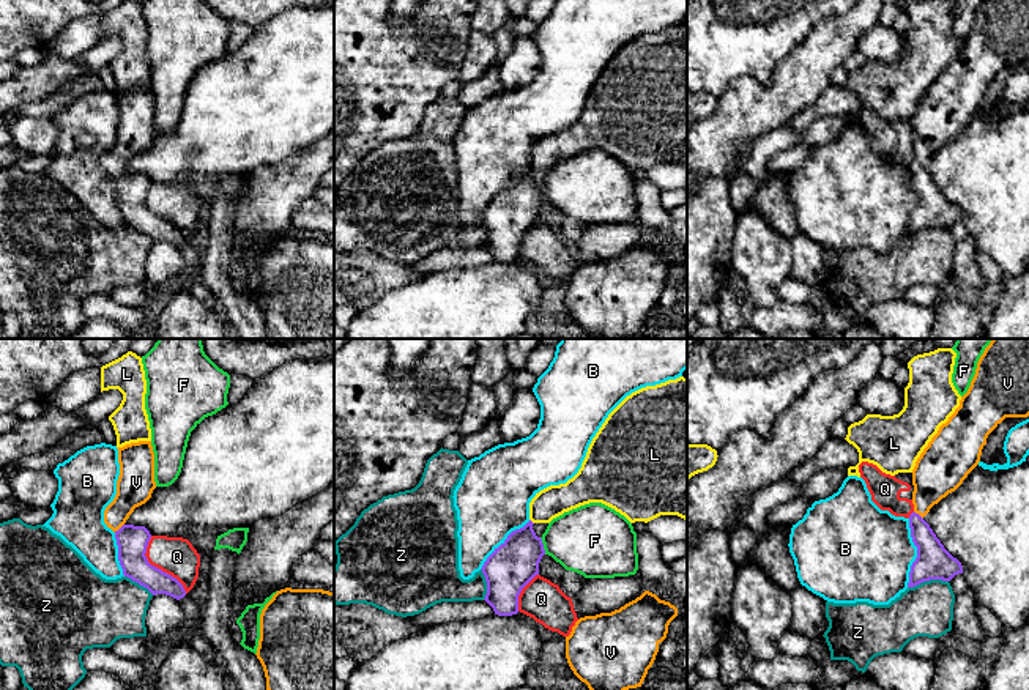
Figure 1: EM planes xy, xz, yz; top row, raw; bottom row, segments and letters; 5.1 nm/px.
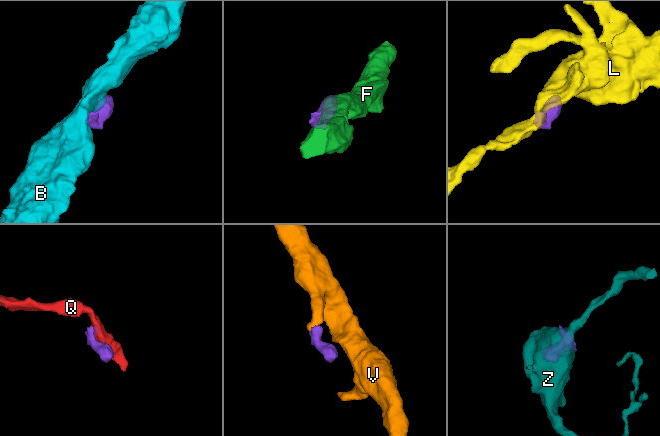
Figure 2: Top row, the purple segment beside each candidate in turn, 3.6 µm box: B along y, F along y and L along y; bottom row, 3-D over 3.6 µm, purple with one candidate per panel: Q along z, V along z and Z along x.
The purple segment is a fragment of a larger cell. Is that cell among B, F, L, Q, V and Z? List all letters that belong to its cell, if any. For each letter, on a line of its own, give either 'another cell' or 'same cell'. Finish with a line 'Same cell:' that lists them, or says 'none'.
B: another cell
F: another cell
L: another cell
Q: another cell
V: same cell
Z: another cell
Same cell: V

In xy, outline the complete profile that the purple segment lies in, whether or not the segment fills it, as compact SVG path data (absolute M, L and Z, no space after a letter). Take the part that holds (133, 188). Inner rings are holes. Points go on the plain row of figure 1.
M151 88L131 90L117 96L120 110L117 142L104 158L104 170L115 180L123 222L153 243L165 241L180 247L186 243L183 232L151 213L145 203L151 186L150 178L145 173L126 170L134 156L145 151L156 135Z

